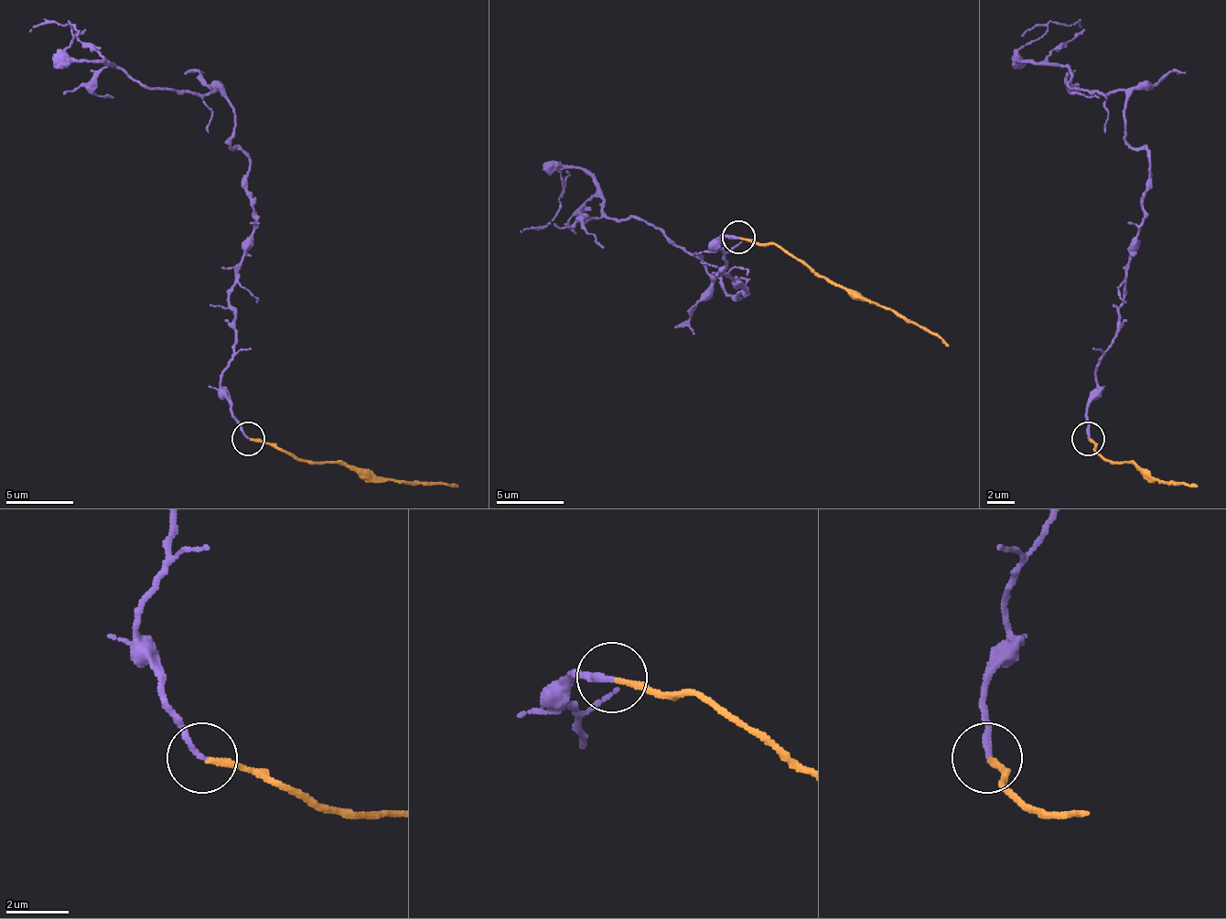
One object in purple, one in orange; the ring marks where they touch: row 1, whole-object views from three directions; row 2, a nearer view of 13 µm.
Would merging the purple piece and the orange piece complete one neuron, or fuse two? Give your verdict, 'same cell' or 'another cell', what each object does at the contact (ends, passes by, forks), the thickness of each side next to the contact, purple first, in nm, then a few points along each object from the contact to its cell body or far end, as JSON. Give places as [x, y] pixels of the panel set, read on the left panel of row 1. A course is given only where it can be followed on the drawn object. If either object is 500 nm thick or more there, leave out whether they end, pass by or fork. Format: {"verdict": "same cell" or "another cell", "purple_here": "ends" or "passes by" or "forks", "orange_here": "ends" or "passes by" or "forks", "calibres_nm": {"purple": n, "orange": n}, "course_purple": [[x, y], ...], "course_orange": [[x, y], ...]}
{"verdict": "same cell", "purple_here": "ends", "orange_here": "ends", "calibres_nm": {"purple": 190, "orange": 190}, "course_purple": [[247, 437], [220, 370], [233, 266], [254, 229], [233, 109], [217, 91], [76, 61], [69, 21], [29, 31]], "course_orange": [[251, 437], [305, 461], [341, 461], [381, 481], [438, 481], [458, 487]]}

